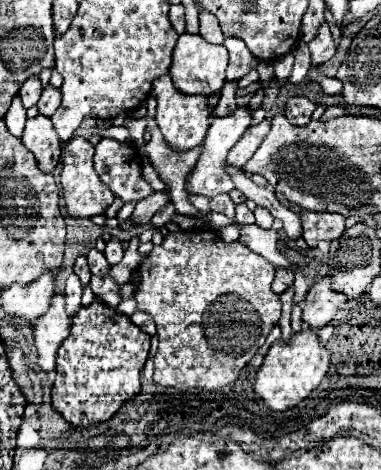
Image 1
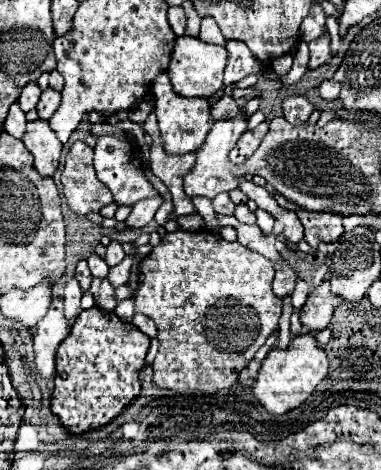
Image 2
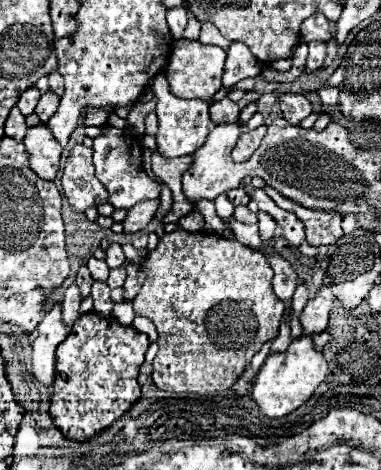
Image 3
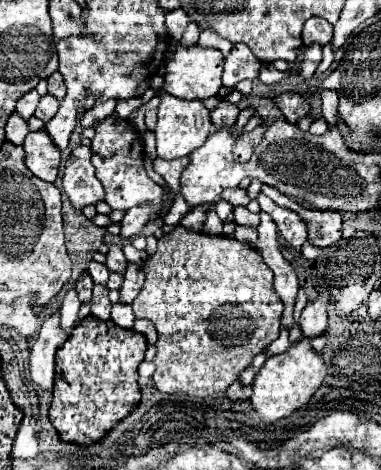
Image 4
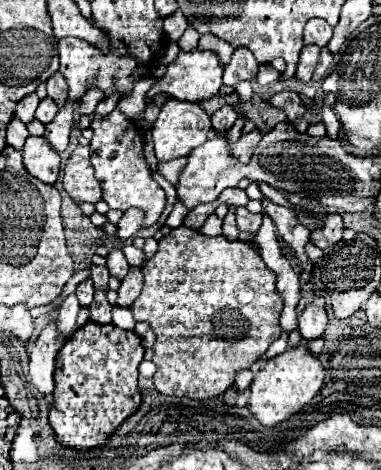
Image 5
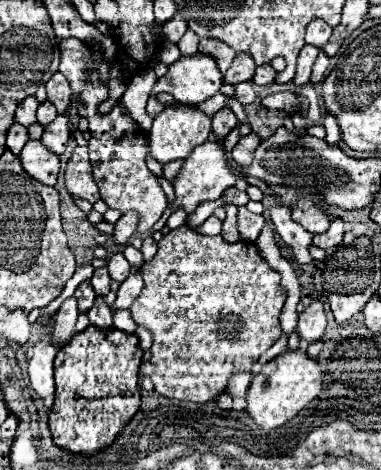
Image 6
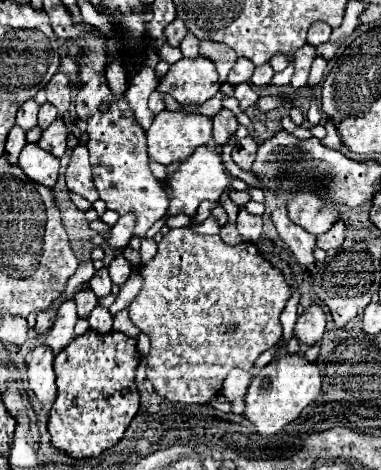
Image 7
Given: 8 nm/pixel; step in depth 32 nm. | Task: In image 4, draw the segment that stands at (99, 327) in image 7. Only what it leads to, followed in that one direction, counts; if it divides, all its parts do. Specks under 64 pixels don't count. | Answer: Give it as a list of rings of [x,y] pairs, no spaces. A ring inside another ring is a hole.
[[[94,284],[92,288],[92,316],[100,318],[100,320],[110,320],[110,310],[112,310],[112,302],[108,298],[108,288],[102,284]]]

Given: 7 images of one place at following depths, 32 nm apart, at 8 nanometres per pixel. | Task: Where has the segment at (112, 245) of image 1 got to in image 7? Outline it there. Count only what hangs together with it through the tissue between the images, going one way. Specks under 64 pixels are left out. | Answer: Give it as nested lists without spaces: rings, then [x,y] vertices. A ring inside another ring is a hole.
[[[118,254],[118,256],[114,256],[114,260],[110,262],[108,270],[110,270],[110,278],[112,278],[112,282],[118,284],[118,286],[122,286],[122,284],[128,280],[128,276],[130,276],[132,266],[130,266],[130,262],[128,262],[122,254]]]

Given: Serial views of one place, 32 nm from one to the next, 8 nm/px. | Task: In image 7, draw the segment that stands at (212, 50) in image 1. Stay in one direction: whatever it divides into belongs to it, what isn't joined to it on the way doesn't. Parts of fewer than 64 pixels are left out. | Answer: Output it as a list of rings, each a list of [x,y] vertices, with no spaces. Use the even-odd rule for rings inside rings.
[[[182,58],[160,78],[158,92],[172,94],[182,106],[202,104],[220,90],[218,72],[210,58]]]

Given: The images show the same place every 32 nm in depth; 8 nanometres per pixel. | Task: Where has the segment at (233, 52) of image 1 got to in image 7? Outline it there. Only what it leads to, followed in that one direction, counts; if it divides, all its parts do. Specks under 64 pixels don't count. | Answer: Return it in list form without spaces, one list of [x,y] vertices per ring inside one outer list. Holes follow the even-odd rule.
[[[242,56],[242,58],[236,60],[236,64],[234,64],[234,68],[230,70],[226,82],[230,82],[232,86],[242,84],[242,82],[250,82],[250,78],[252,78],[252,74],[254,74],[254,68],[256,68],[256,66],[252,64],[252,60],[246,60],[246,58]]]

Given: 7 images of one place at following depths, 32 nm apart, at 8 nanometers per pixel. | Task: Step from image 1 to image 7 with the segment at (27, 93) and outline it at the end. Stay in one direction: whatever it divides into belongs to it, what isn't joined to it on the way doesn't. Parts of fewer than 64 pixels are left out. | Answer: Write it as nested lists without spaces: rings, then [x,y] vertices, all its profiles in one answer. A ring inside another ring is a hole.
[[[30,98],[20,106],[16,114],[16,124],[28,132],[32,126],[36,126],[36,114],[38,114],[38,104],[34,98]]]

